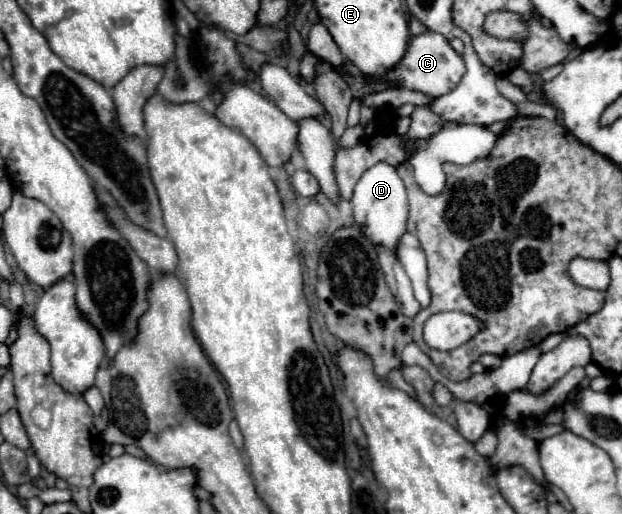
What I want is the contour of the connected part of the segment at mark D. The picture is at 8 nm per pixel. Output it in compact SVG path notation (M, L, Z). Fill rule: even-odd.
M381 162L379 168L369 168L357 182L351 198L353 206L353 220L361 226L363 236L371 244L383 244L391 250L395 250L397 240L405 232L405 222L409 214L407 206L407 192L403 186L403 180L397 174L397 168L391 164Z

